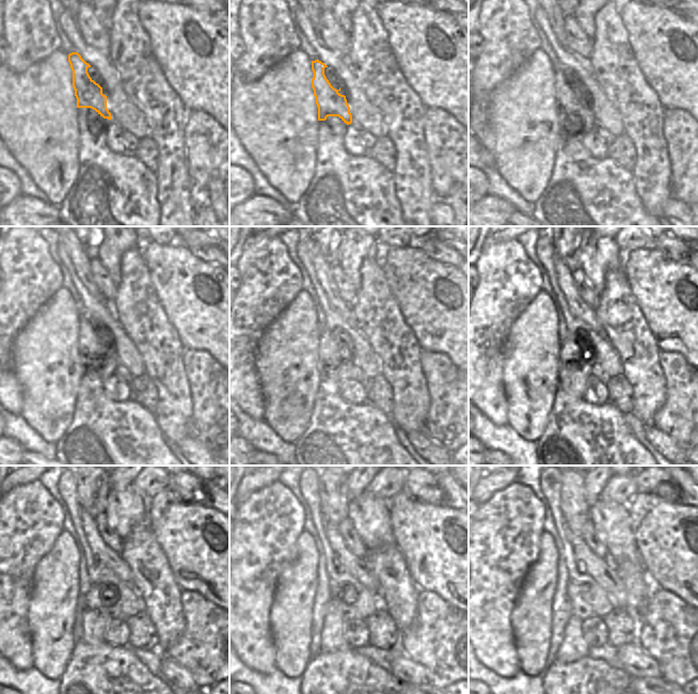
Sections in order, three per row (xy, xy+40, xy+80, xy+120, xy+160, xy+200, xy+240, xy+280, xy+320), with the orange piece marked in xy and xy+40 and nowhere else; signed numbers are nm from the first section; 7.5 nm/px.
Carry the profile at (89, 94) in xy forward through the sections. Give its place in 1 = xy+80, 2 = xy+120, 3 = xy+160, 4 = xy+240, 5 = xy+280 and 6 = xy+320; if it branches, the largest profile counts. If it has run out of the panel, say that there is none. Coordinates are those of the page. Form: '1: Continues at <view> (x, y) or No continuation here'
1: Continues at xy+80 (574, 117)
2: Continues at xy+120 (97, 364)
3: Continues at xy+160 (333, 373)
4: Continues at xy+240 (95, 618)
5: Continues at xy+280 (333, 640)
6: Continues at xy+320 (573, 647).

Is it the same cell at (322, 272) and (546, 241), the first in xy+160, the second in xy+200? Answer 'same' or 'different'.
different

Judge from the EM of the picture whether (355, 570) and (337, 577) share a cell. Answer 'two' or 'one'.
two

